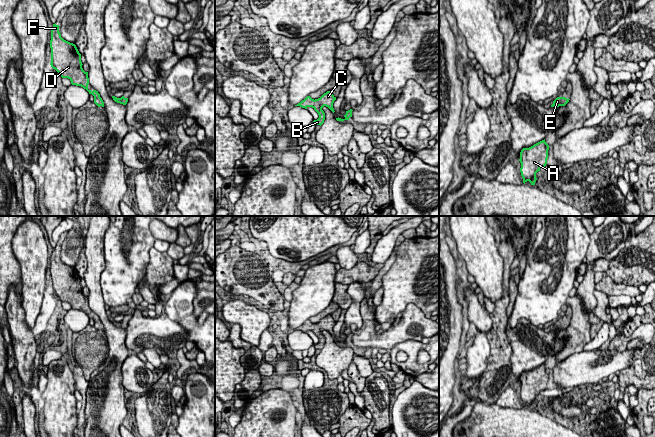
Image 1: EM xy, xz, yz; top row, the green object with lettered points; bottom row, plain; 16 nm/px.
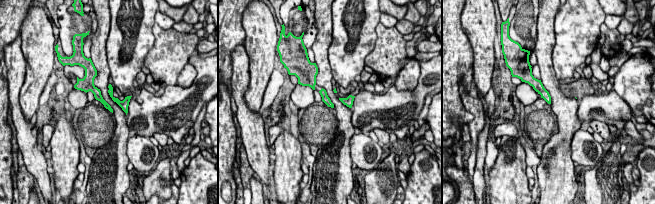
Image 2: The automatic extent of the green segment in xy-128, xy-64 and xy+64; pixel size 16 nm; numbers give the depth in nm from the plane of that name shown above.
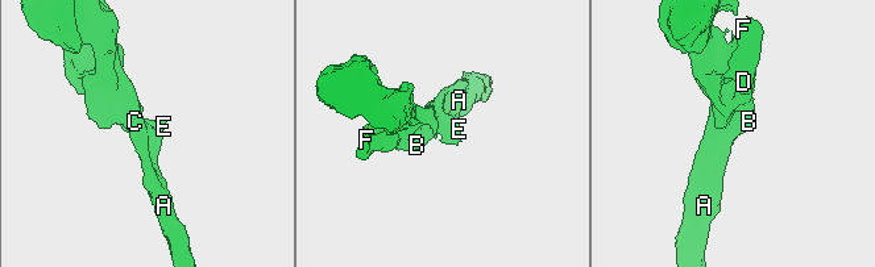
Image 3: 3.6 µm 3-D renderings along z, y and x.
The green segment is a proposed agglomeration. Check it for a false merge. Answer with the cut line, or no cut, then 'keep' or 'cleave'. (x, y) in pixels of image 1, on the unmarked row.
no cut | keep

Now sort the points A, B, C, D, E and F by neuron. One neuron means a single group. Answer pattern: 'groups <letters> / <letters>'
groups A B C D E F

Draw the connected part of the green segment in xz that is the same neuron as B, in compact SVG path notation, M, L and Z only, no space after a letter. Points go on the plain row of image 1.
M327 315L324 317L320 322L318 323L312 323L310 320L307 320L304 324L302 324L300 327L298 327L295 330L300 330L302 332L307 333L308 331L312 331L319 339L319 342L317 344L314 344L313 346L315 349L322 349L325 344L325 337L322 334L324 330L328 331L333 337L333 327L336 324L336 321L333 319L331 315Z

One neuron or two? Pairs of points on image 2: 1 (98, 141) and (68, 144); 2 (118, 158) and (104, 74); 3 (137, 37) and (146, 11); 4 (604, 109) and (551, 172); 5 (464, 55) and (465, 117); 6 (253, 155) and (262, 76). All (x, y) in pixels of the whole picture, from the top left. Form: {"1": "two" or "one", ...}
{"1": "two", "2": "one", "3": "one", "4": "two", "5": "one", "6": "two"}

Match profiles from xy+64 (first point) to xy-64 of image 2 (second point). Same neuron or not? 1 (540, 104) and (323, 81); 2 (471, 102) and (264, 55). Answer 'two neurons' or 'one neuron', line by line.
1: two neurons
2: two neurons

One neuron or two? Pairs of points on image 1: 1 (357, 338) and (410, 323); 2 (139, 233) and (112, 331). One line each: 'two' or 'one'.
1: one
2: two

